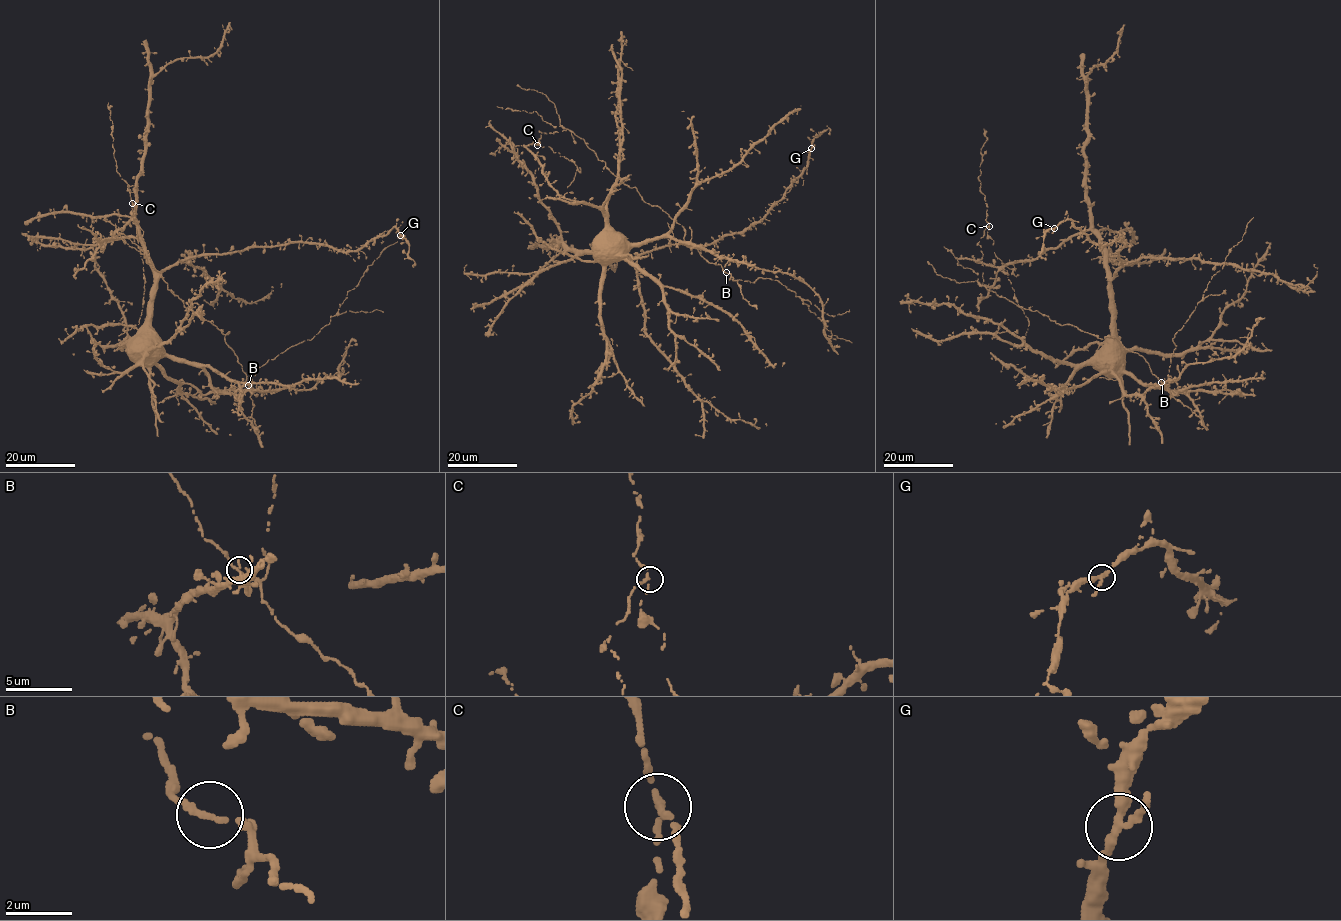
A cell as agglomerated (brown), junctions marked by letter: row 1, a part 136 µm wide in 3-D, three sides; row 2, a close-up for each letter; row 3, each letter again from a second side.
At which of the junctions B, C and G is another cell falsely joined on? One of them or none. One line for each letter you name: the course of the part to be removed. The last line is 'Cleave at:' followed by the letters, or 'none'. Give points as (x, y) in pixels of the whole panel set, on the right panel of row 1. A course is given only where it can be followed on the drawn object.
Cleave at: C

